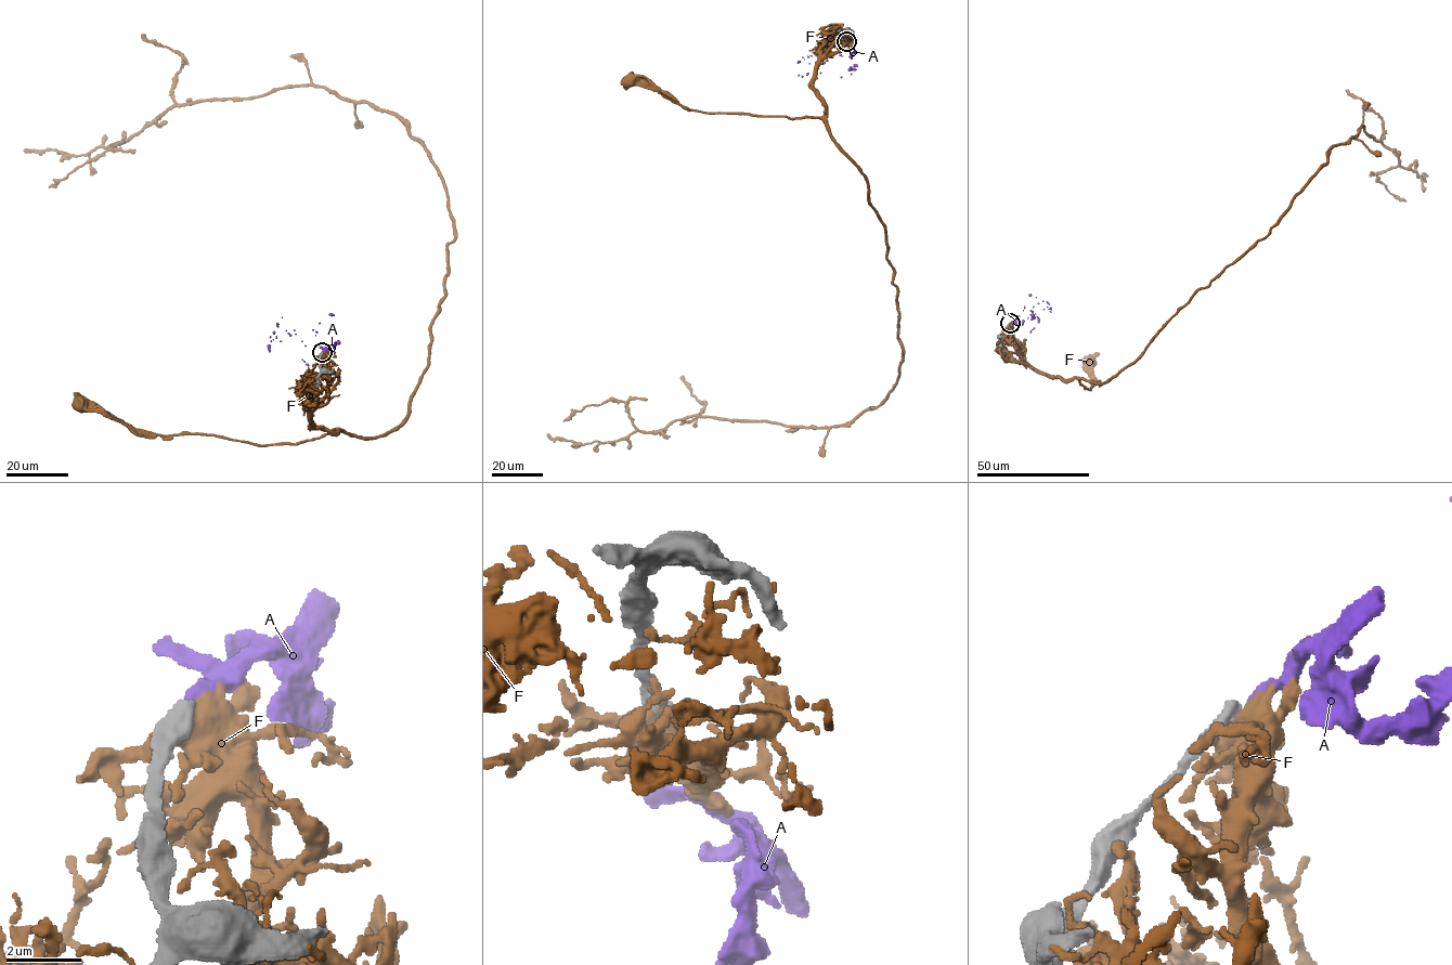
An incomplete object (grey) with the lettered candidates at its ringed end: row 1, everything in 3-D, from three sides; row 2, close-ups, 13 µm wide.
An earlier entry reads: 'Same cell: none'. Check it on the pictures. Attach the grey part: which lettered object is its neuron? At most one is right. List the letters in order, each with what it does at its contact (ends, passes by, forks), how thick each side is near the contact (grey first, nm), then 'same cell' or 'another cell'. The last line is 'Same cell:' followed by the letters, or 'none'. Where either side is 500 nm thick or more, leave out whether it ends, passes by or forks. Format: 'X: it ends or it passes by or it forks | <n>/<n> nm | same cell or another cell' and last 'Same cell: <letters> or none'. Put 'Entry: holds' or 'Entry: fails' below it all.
A: 550/200 nm | another cell
F: 600/440 nm | another cell
Same cell: none
Entry: holds

